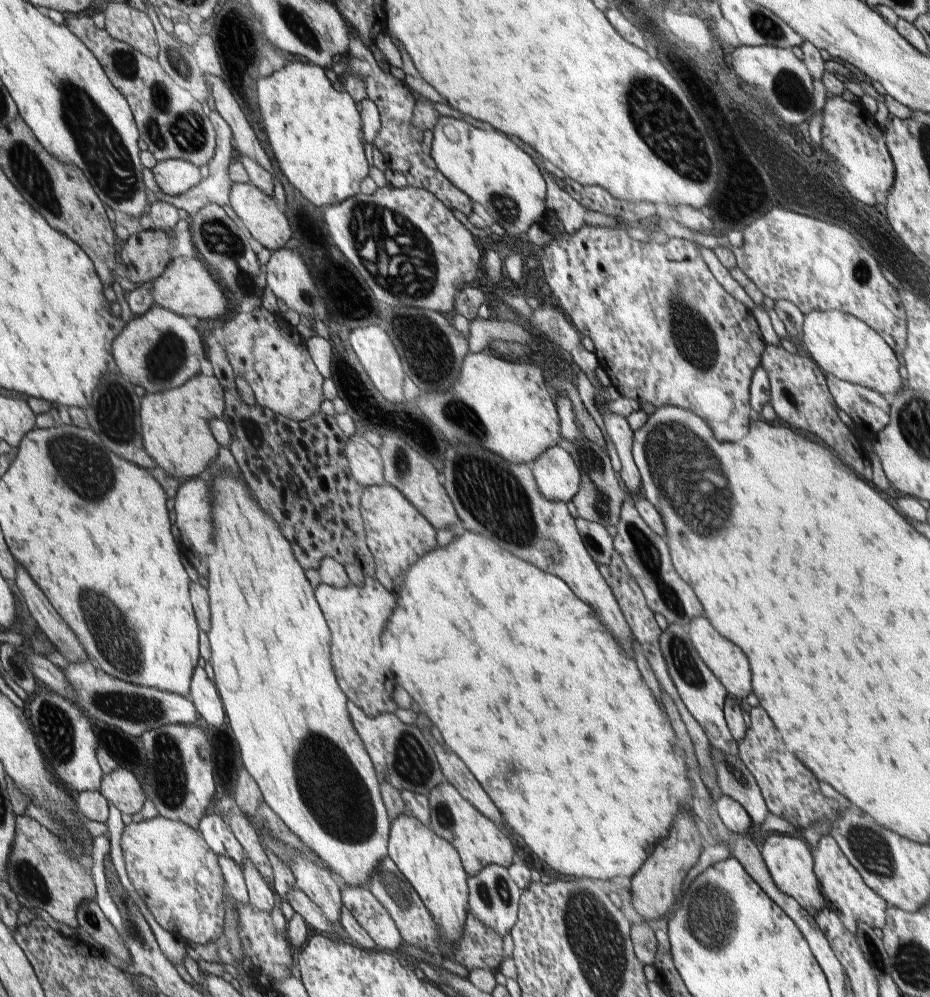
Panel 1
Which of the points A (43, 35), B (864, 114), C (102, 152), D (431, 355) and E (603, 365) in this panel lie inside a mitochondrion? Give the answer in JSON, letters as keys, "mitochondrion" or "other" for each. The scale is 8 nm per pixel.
{"A":"other","B":"other","C":"mitochondrion","D":"mitochondrion","E":"other"}

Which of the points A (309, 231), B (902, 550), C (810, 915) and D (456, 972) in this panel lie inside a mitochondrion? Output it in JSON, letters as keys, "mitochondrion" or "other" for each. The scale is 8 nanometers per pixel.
{"A":"other","B":"other","C":"other","D":"other"}

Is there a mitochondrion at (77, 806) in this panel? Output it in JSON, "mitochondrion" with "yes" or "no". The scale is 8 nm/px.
{"mitochondrion":"no"}

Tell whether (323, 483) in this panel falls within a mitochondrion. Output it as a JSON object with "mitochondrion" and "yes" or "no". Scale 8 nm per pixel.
{"mitochondrion":"no"}

